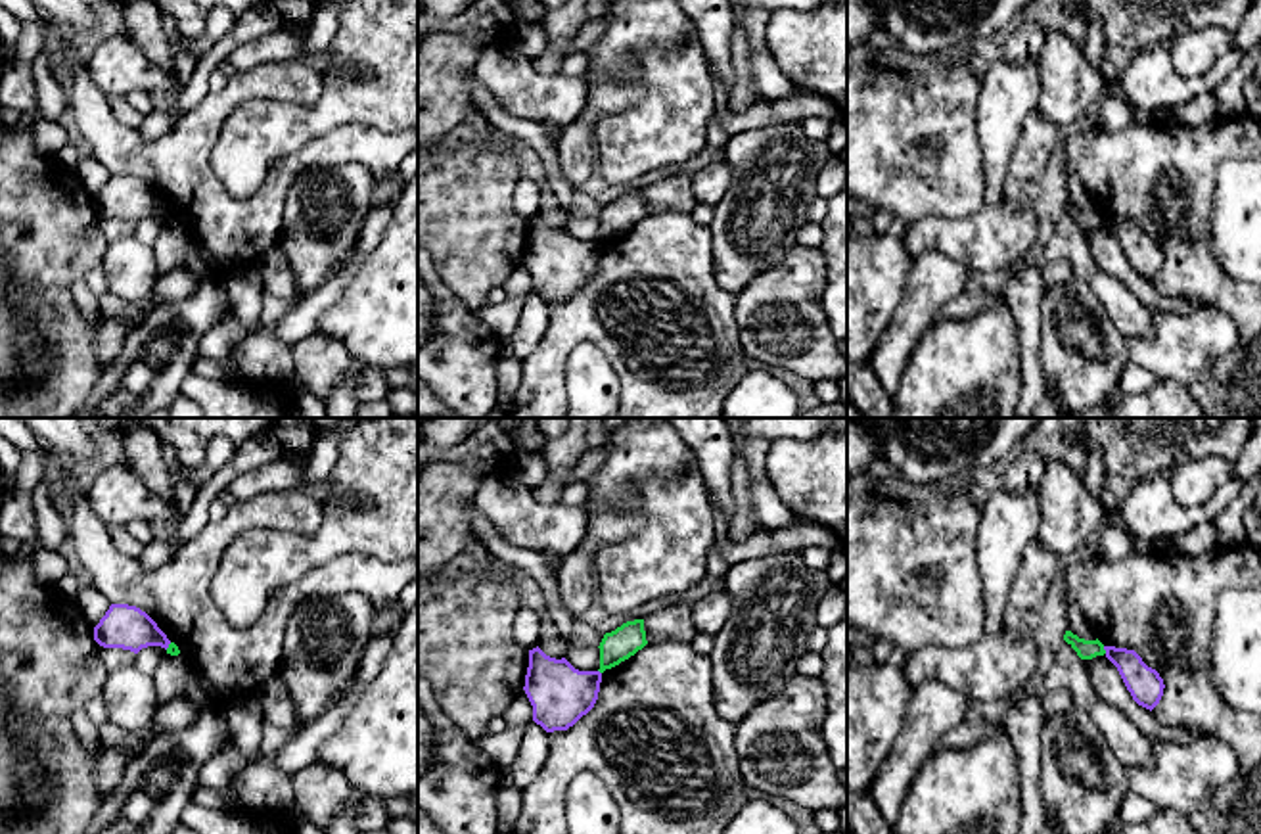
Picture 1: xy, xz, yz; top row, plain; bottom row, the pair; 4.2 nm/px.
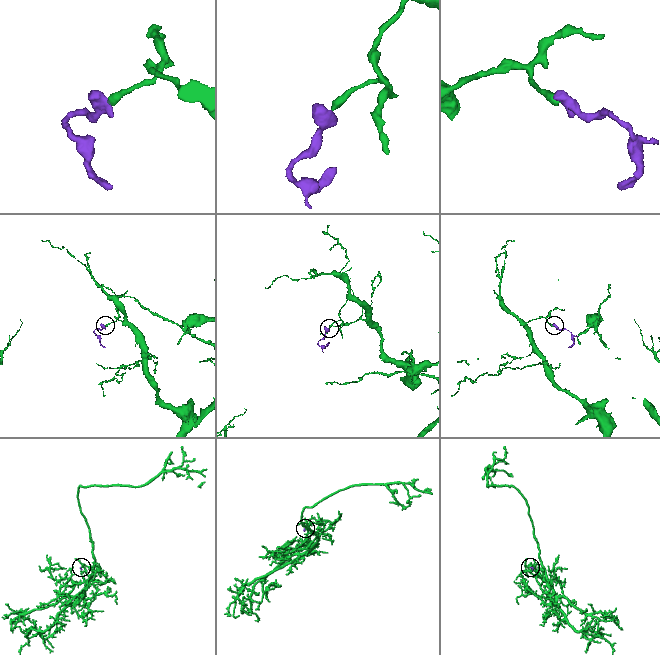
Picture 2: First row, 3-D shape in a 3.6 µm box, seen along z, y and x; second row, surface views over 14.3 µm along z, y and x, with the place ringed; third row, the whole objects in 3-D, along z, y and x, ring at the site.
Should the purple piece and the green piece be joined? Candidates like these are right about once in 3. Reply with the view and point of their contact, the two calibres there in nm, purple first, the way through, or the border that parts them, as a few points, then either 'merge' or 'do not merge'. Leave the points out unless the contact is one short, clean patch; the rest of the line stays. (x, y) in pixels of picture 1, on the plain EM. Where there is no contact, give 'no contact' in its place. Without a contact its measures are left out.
meets purple in yz at (1104, 219); 140 nm thick on the purple side, 80 nm on the other; border along yz (1102, 217), (1106, 223); do not merge

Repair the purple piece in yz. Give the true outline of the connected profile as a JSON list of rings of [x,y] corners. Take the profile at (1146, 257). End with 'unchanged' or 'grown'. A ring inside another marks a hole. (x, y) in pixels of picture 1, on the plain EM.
[[[1104,217],[1106,228],[1117,238],[1133,270],[1154,280],[1163,266],[1163,249],[1152,238],[1148,238],[1135,220]]] | unchanged

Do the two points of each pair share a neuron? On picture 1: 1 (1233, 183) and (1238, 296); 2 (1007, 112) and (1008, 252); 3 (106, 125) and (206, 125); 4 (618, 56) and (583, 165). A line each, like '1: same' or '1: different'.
1: different
2: same
3: same
4: same

